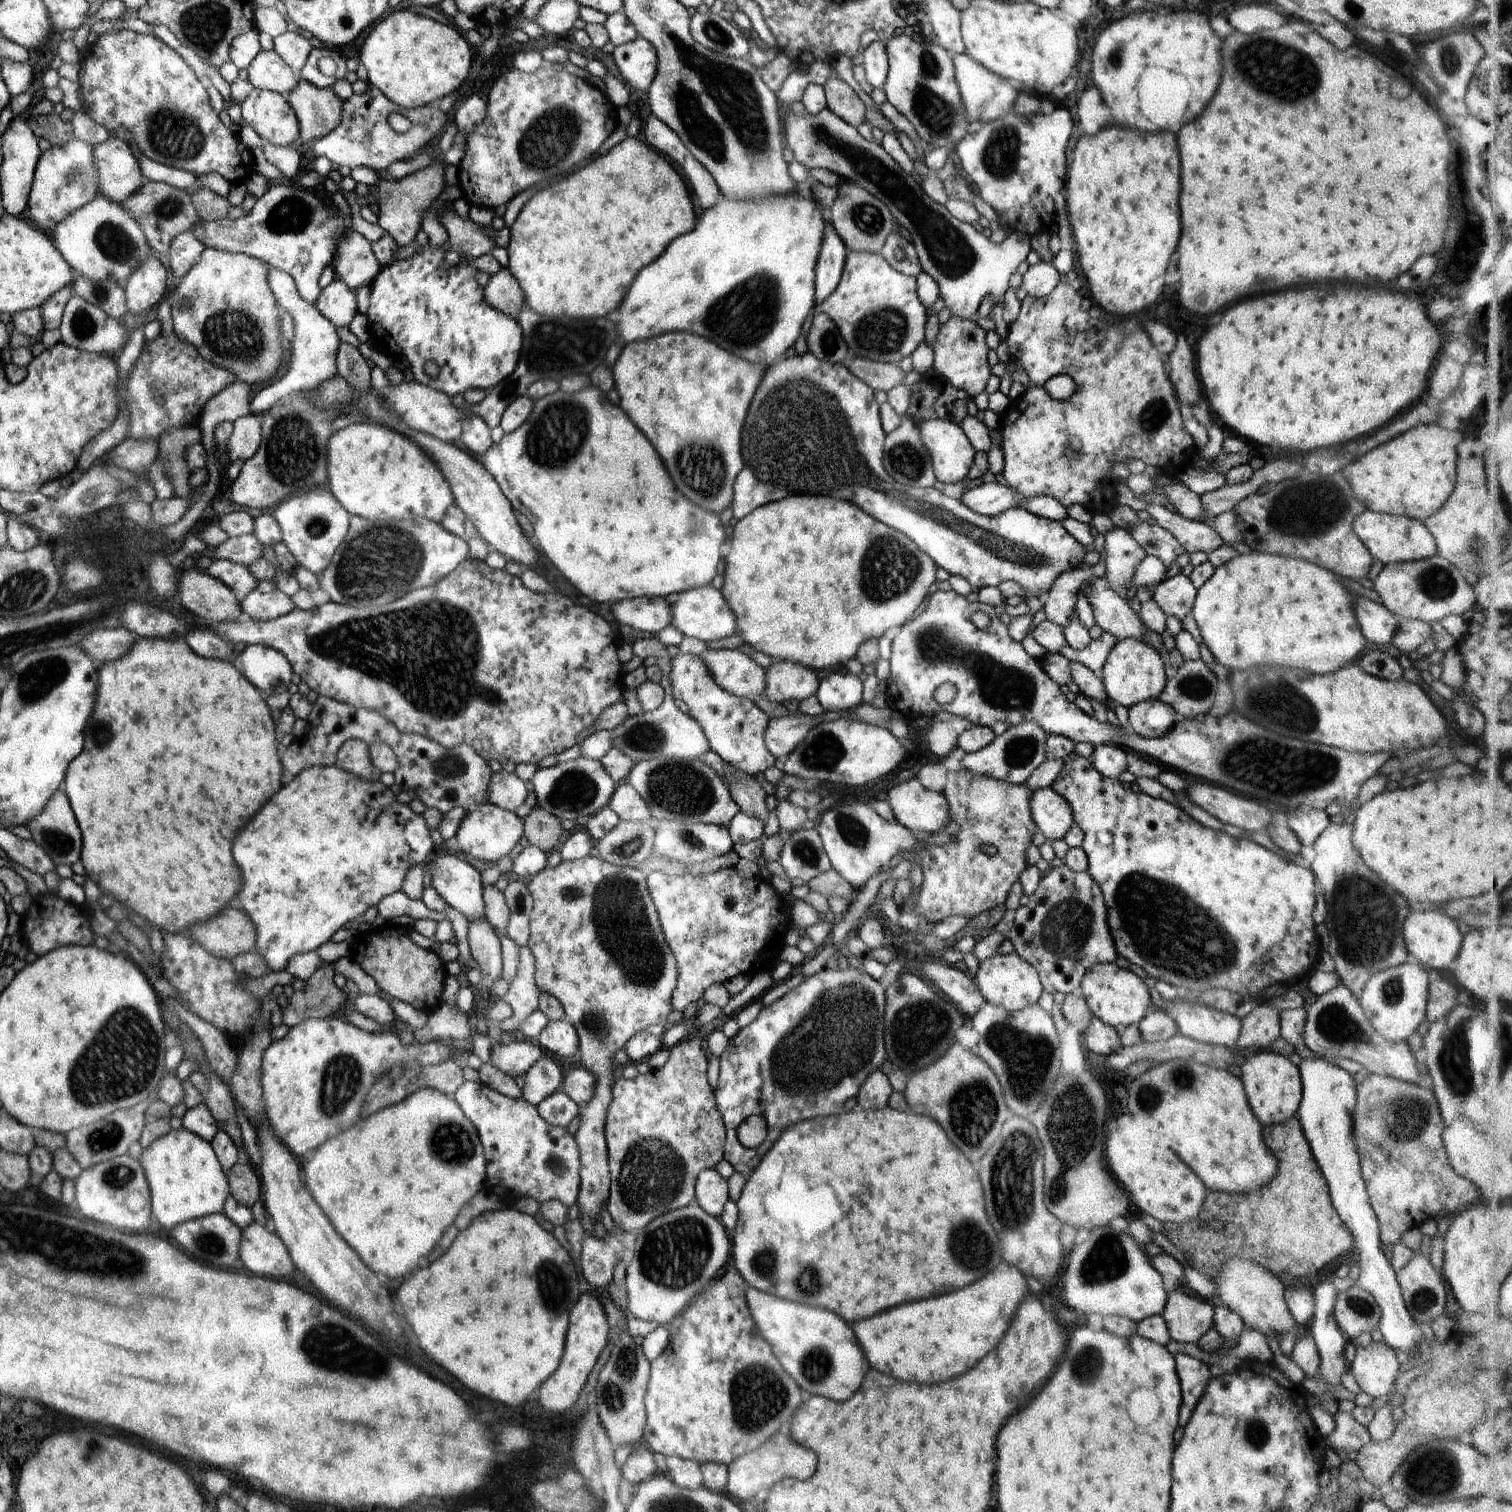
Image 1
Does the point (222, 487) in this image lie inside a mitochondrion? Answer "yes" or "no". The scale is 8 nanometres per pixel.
no

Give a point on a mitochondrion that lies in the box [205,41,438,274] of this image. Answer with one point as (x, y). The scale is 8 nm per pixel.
(288, 217)

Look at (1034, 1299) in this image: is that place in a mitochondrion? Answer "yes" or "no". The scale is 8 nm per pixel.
no

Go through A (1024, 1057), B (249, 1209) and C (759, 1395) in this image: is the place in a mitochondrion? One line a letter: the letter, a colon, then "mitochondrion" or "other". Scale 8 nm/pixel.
A: mitochondrion
B: other
C: mitochondrion

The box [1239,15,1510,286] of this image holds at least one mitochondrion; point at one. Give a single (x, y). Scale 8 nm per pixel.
(1451, 57)

